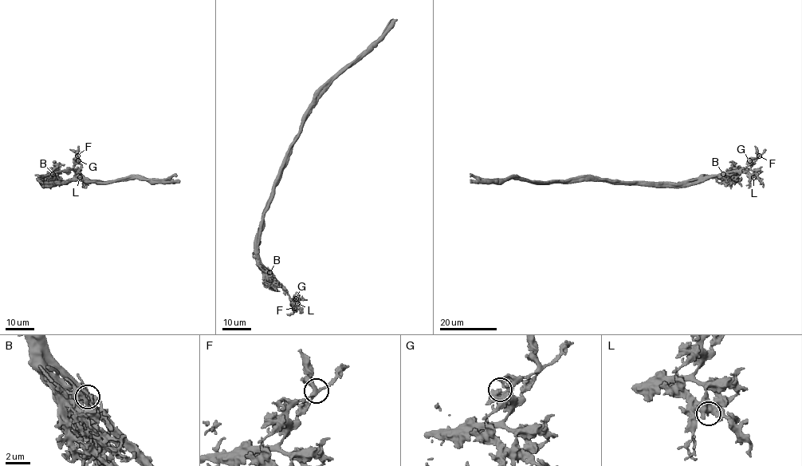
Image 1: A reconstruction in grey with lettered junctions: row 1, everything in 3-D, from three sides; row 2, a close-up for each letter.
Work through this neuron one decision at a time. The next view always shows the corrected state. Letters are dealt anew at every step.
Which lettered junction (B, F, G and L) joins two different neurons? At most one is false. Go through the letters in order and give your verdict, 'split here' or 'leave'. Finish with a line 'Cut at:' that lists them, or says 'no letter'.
B: split here
F: leave
G: leave
L: leave
Cut at: B

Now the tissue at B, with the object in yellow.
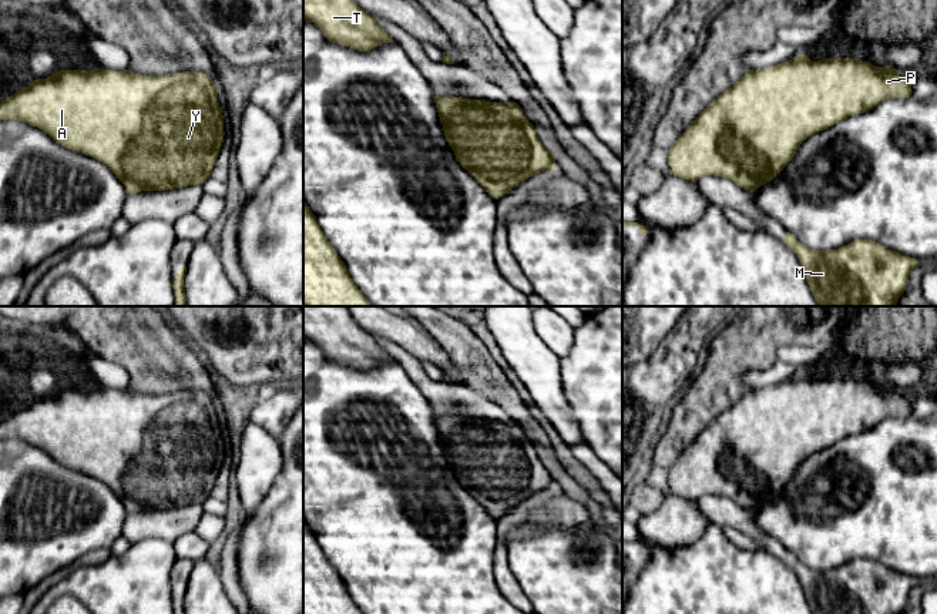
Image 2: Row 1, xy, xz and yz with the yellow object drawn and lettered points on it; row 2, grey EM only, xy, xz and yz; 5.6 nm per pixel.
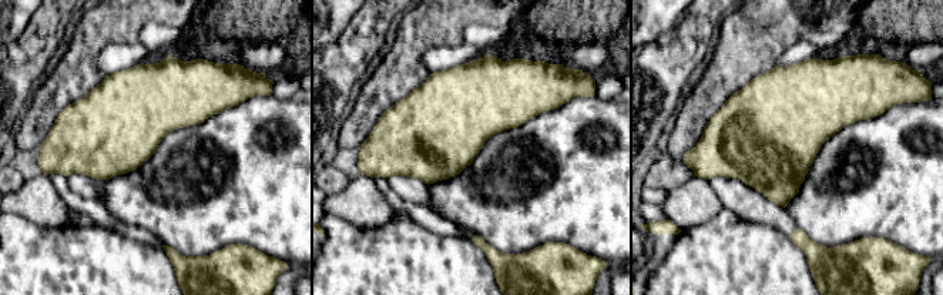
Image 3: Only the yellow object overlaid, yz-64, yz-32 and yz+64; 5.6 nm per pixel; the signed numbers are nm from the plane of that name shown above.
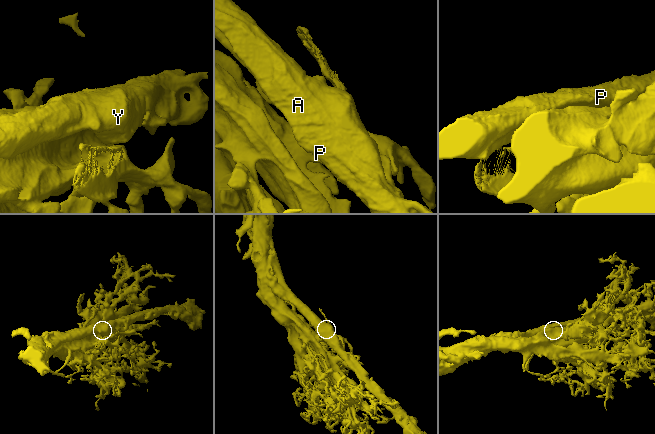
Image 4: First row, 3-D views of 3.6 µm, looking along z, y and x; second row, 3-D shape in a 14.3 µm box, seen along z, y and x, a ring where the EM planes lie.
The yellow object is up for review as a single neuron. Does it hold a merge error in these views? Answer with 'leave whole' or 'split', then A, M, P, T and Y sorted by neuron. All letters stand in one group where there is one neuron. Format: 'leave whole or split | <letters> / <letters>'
split | A P T / M Y

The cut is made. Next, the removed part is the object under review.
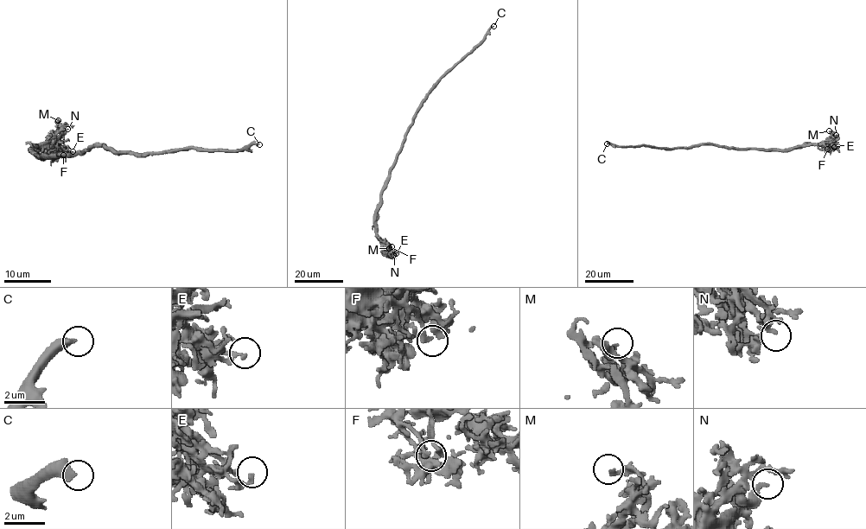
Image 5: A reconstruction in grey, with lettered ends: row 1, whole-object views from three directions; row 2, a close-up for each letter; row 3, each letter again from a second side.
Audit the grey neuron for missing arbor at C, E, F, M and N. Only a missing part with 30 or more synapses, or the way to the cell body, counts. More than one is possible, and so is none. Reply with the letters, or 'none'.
none

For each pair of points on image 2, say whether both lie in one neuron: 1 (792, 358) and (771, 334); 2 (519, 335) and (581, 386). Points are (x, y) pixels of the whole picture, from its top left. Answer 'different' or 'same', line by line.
1: different
2: different

